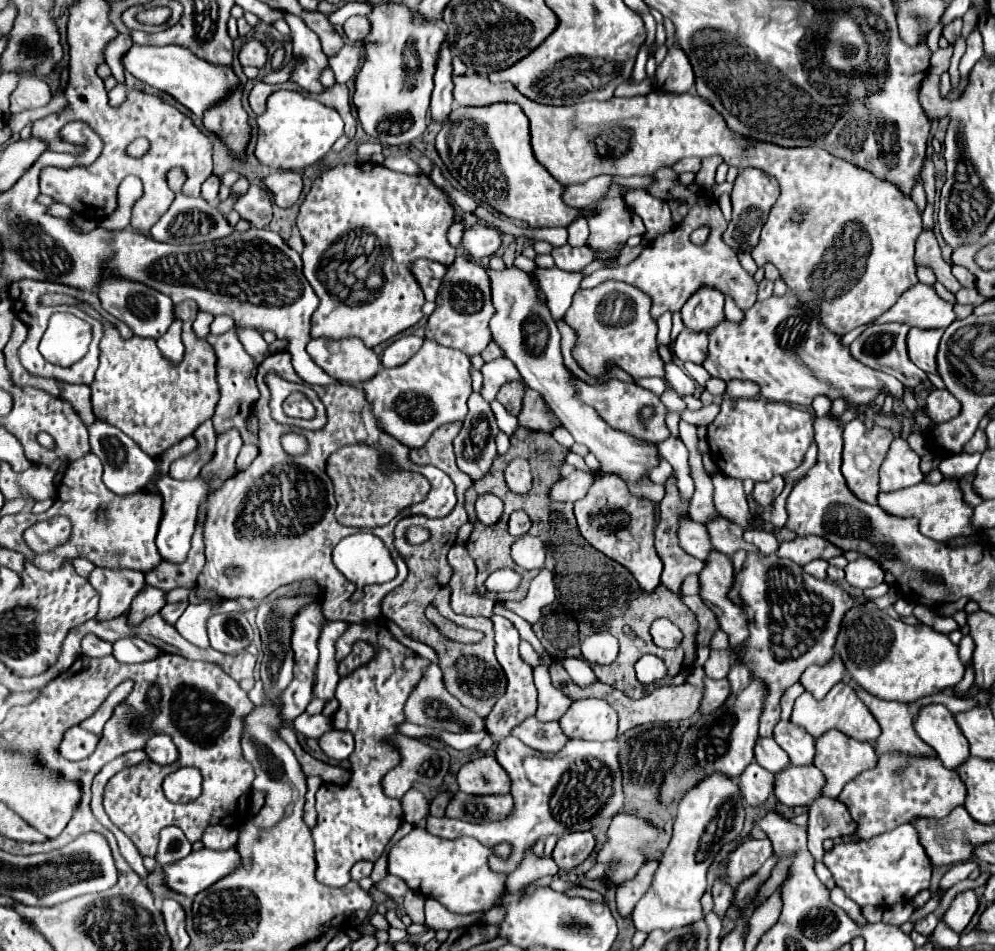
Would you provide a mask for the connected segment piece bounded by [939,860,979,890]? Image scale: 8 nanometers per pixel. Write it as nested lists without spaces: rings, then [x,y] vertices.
[[[971,860],[953,866],[953,868],[951,868],[951,872],[941,880],[941,884],[939,884],[939,886],[941,886],[943,890],[951,888],[953,884],[957,884],[957,882],[968,878],[970,873],[977,869],[978,866],[979,865],[976,862]]]

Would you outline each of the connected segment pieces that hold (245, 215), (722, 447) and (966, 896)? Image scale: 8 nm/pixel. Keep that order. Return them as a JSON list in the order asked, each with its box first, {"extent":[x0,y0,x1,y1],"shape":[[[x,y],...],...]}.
[{"extent":[235,186,271,228],"shape":[[[251,186],[245,196],[235,202],[235,210],[243,220],[251,222],[255,228],[267,228],[271,222],[271,194],[261,186]]]},{"extent":[707,398,813,482],"shape":[[[727,398],[723,400],[721,412],[713,424],[709,424],[707,436],[711,460],[725,476],[767,482],[773,476],[795,470],[801,464],[803,454],[813,440],[813,418],[807,410],[781,402]]]},{"extent":[943,890,977,934],"shape":[[[963,890],[959,892],[949,910],[943,914],[943,922],[957,934],[961,934],[965,930],[965,926],[969,924],[969,920],[973,918],[973,914],[977,912],[977,894],[975,890]]]}]

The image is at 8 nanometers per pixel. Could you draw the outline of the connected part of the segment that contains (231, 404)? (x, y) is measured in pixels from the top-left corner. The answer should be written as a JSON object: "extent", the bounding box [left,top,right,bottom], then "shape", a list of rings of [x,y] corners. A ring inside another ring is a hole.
{"extent":[207,330,259,444],"shape":[[[233,330],[225,332],[225,334],[209,334],[207,342],[215,348],[215,356],[217,356],[217,384],[221,390],[221,400],[215,408],[213,414],[213,426],[217,436],[229,432],[229,430],[239,430],[243,444],[259,444],[259,436],[251,434],[249,430],[249,416],[255,404],[255,398],[259,398],[257,386],[255,386],[255,374],[257,374],[257,362],[253,360],[253,356],[249,356],[245,352],[245,348],[241,346],[239,338],[235,336]]]}

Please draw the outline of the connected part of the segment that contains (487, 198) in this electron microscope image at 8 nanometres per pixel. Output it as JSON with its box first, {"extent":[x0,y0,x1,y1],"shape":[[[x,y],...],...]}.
{"extent":[437,102,575,228],"shape":[[[497,102],[489,106],[455,108],[449,124],[437,136],[437,152],[451,176],[477,200],[491,204],[509,218],[525,220],[531,228],[569,226],[575,210],[563,204],[563,186],[537,164],[529,144],[529,120],[521,106]]]}

